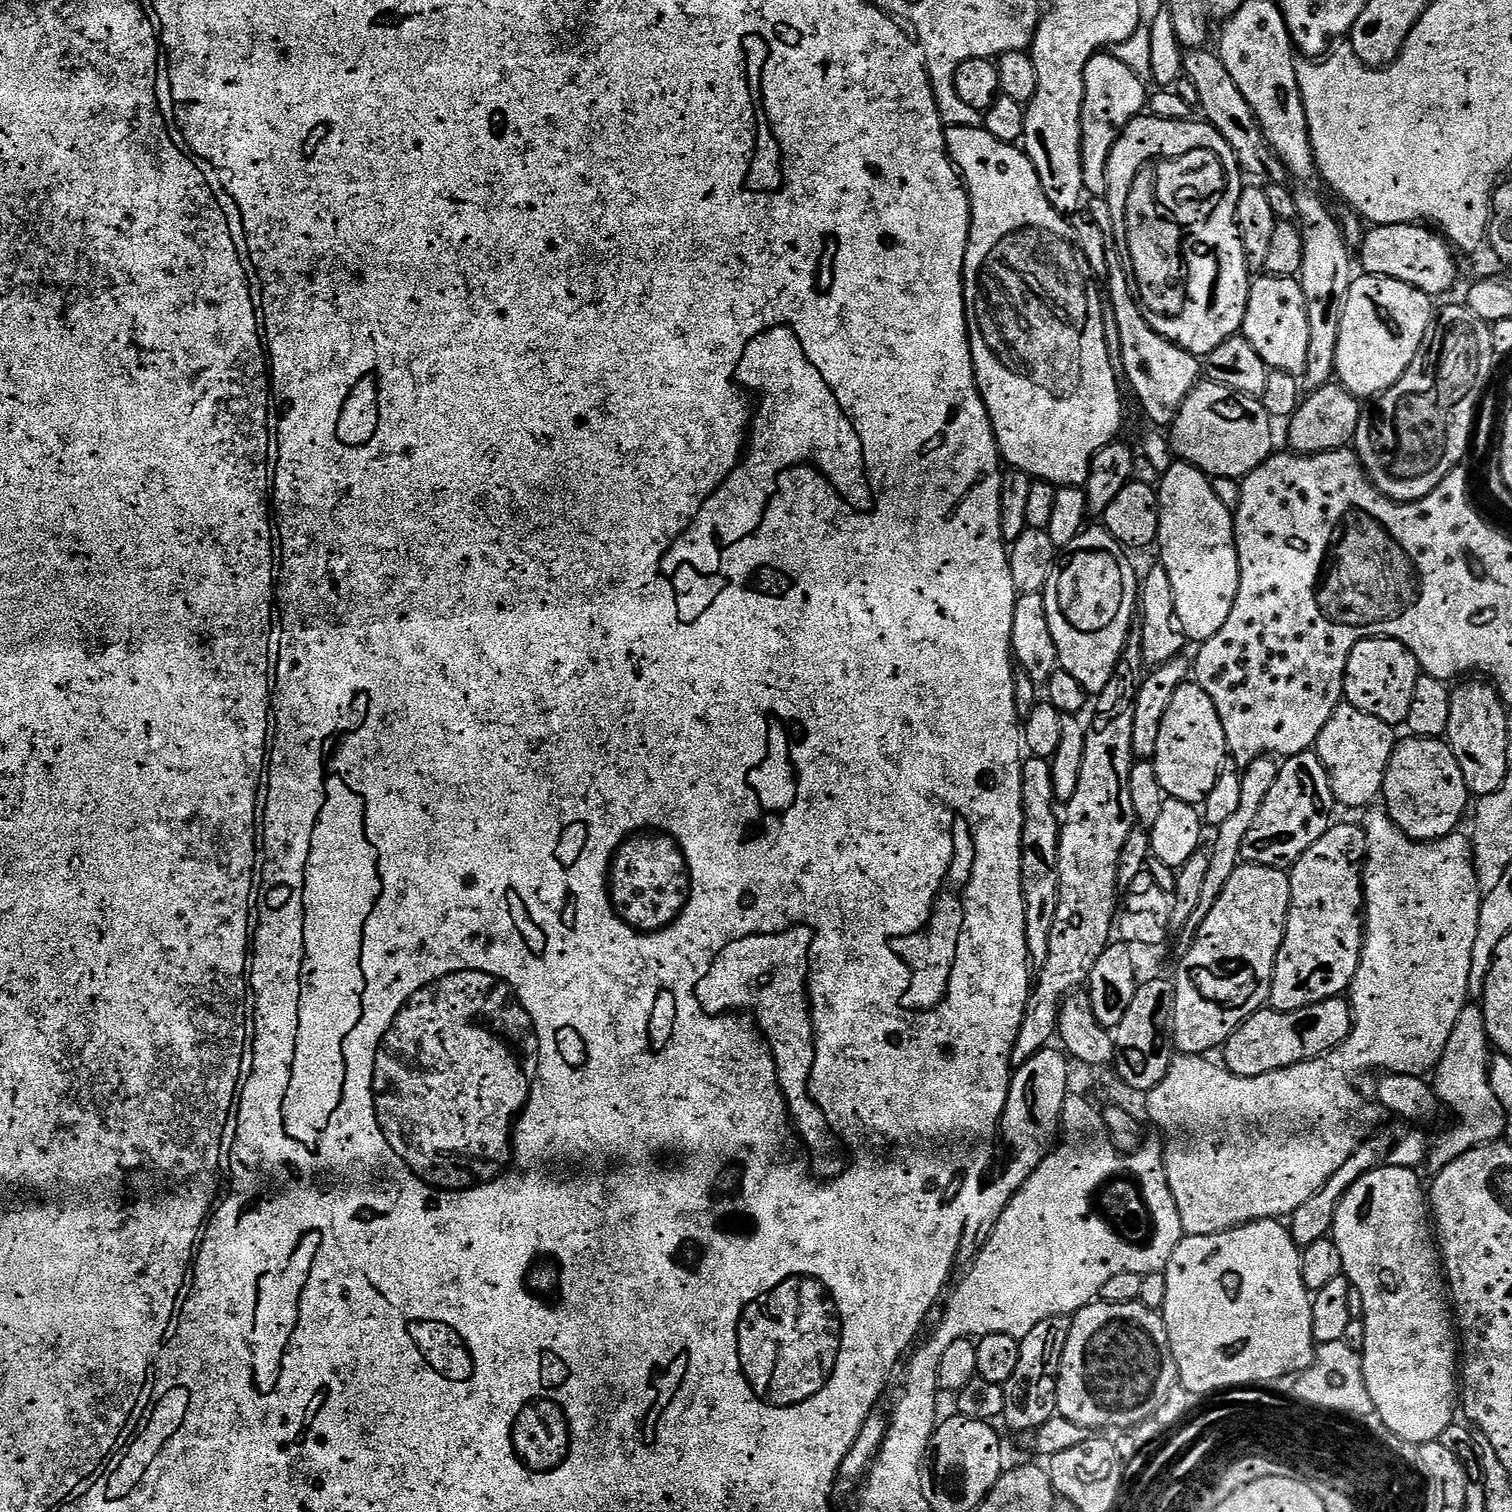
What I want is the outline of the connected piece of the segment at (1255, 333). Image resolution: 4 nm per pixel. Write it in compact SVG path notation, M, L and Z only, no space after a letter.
M1271 274L1255 277L1248 295L1248 313L1242 335L1254 346L1254 350L1258 350L1262 362L1266 362L1269 369L1286 371L1297 378L1303 377L1308 371L1310 354L1310 314L1308 295L1304 293L1299 279Z

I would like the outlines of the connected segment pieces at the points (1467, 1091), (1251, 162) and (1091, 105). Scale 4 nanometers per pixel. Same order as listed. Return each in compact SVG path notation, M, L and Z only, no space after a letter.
M1465 1003L1462 1014L1458 1014L1458 1022L1454 1022L1454 1030L1450 1033L1450 1042L1446 1042L1446 1050L1442 1050L1442 1058L1436 1063L1434 1069L1434 1091L1437 1101L1444 1104L1452 1111L1456 1119L1456 1129L1449 1136L1444 1136L1440 1141L1435 1141L1434 1147L1427 1156L1427 1167L1432 1167L1433 1173L1441 1172L1448 1164L1454 1162L1462 1154L1466 1154L1472 1148L1478 1148L1482 1144L1491 1144L1499 1141L1504 1132L1504 1127L1509 1127L1510 1121L1504 1117L1502 1102L1498 1102L1498 1094L1494 1094L1488 1065L1490 1063L1490 1041L1486 1030L1486 1018L1484 1009L1479 1003Z
M1188 50L1184 54L1184 76L1188 77L1198 90L1199 111L1204 111L1203 119L1226 138L1226 142L1236 151L1236 161L1249 177L1261 176L1264 182L1283 184L1289 179L1290 173L1284 166L1283 160L1270 146L1264 136L1256 115L1250 110L1250 102L1238 90L1234 78L1230 78L1230 70L1221 62L1215 51Z
M1094 54L1084 71L1084 101L1082 102L1082 118L1080 129L1080 149L1082 150L1082 182L1085 193L1092 198L1104 198L1108 194L1108 163L1110 154L1118 142L1118 138L1130 126L1130 122L1145 111L1150 99L1149 89L1144 89L1145 81L1126 62L1122 62L1115 54Z

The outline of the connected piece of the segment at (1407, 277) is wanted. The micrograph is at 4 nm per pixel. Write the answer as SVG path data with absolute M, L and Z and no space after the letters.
M1381 224L1365 231L1358 250L1367 275L1394 277L1431 296L1446 293L1456 282L1458 268L1447 239L1425 225Z

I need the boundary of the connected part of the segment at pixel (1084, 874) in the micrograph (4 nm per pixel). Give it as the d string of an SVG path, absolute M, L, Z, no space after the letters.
M1133 621L1116 673L1110 678L1106 690L1099 693L1096 717L1086 728L1086 750L1078 790L1074 790L1074 798L1066 801L1068 813L1063 813L1060 829L1060 901L1052 919L1052 929L1046 933L1048 957L1044 960L1044 969L1040 976L1038 972L1018 1038L1012 1041L1013 1069L1030 1062L1034 1054L1053 1043L1064 997L1087 985L1088 975L1114 936L1114 925L1118 920L1119 858L1132 828L1138 824L1134 802L1130 802L1130 774L1134 763L1134 706L1137 690L1146 675L1142 630L1143 623Z

